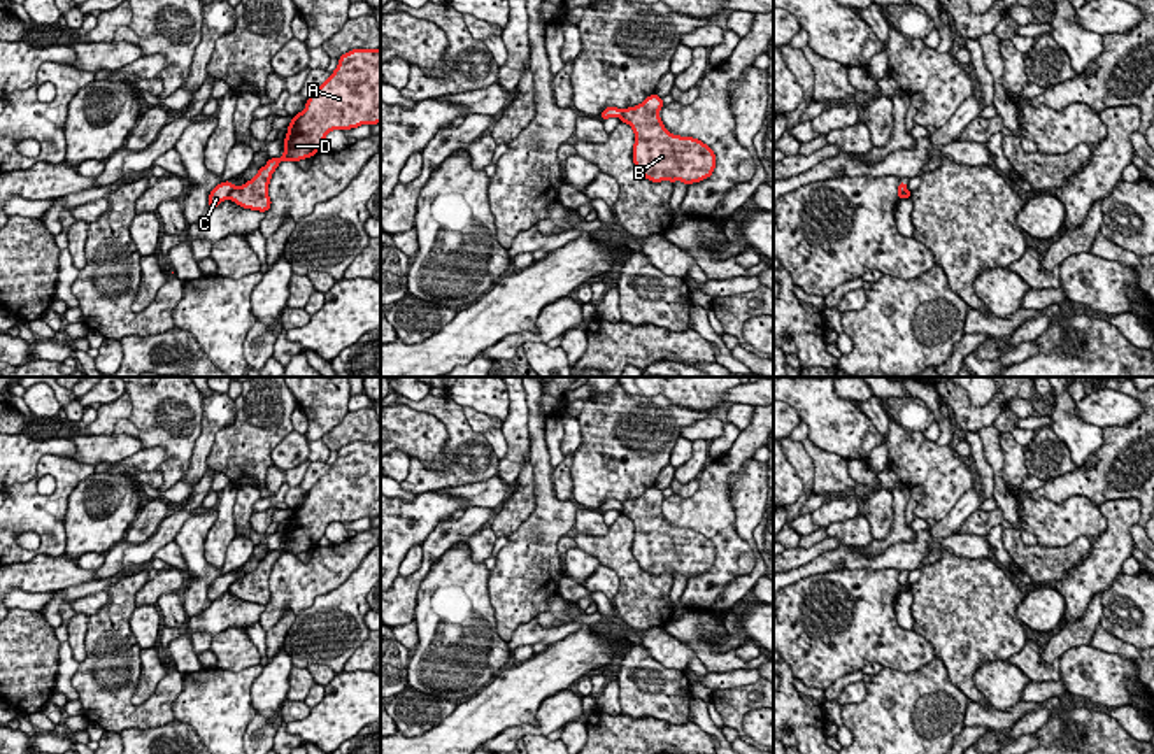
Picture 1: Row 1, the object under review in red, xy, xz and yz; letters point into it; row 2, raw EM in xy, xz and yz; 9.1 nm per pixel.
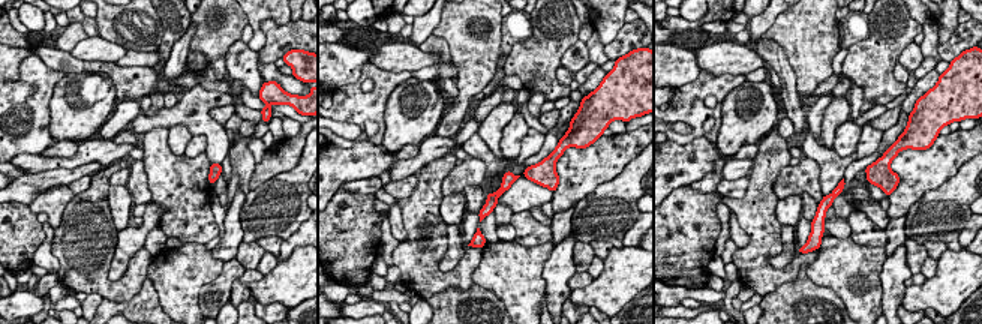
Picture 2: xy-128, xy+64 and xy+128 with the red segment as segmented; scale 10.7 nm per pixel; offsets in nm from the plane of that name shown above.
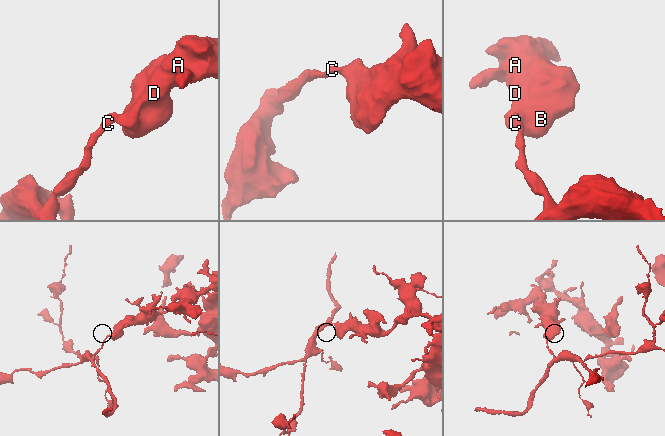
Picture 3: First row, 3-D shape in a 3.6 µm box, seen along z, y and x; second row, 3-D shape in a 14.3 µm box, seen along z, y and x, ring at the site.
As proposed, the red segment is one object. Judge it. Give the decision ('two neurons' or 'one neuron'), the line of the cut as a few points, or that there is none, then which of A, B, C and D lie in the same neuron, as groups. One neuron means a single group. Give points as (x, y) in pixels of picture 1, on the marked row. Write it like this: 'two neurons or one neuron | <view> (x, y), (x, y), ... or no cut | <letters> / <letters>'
two neurons | xy (234, 186), (227, 197) | A B D / C

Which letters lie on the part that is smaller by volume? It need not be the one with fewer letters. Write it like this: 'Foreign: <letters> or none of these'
Foreign: C

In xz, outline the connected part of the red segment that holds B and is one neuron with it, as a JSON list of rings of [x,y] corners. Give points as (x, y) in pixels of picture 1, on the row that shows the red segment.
[[[649,95],[642,103],[623,109],[621,121],[635,133],[633,163],[652,182],[675,181],[686,186],[705,181],[716,168],[714,151],[698,139],[670,133],[659,110],[663,98]]]

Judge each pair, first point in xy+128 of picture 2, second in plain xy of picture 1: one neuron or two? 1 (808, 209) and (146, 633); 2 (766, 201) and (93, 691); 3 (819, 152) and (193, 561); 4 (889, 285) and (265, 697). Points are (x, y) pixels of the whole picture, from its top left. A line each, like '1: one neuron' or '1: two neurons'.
1: two neurons
2: one neuron
3: two neurons
4: one neuron

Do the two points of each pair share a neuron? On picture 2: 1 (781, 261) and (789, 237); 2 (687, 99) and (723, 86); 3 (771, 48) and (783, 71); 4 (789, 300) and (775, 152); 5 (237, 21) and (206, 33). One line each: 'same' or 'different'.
1: same
2: same
3: same
4: different
5: same

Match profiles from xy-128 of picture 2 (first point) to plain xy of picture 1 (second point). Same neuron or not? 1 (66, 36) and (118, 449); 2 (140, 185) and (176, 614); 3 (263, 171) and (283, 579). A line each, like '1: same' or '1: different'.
1: different
2: same
3: same

